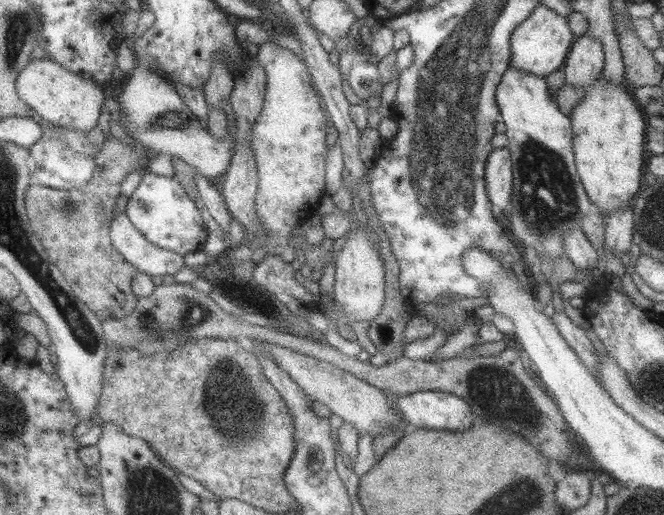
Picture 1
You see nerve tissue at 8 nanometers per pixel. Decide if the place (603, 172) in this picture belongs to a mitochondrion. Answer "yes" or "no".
no

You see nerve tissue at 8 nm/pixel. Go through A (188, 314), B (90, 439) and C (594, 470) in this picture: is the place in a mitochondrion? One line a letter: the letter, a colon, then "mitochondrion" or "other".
A: mitochondrion
B: other
C: other

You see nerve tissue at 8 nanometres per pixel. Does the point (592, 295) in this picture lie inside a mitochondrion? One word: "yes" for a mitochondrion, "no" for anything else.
no

